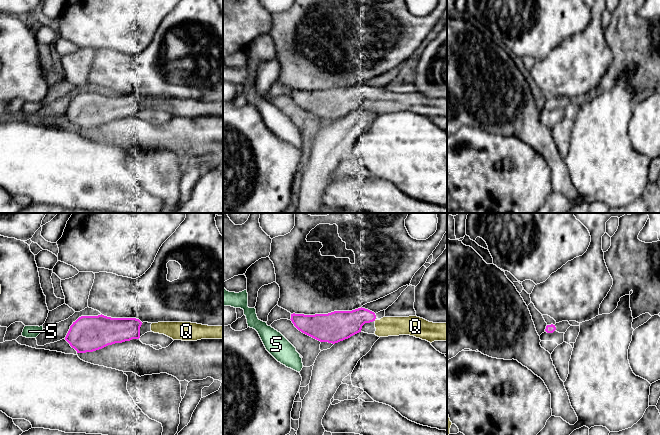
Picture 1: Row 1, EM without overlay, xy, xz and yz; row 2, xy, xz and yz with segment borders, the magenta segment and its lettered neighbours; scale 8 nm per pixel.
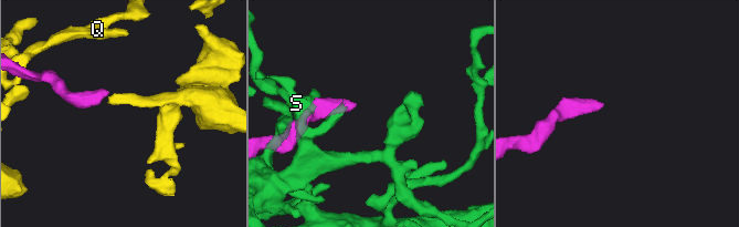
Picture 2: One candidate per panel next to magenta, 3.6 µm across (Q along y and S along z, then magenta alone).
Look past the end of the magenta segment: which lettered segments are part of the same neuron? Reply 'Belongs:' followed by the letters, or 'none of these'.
Belongs: Q

